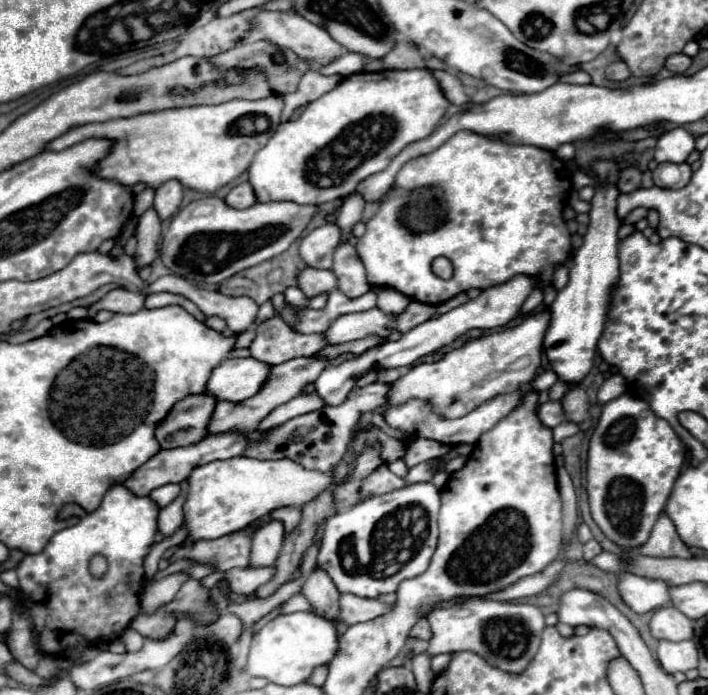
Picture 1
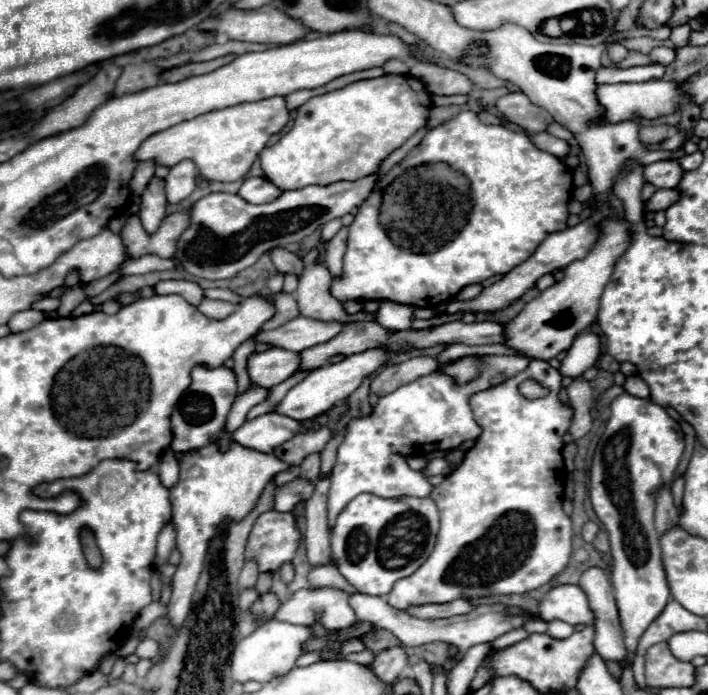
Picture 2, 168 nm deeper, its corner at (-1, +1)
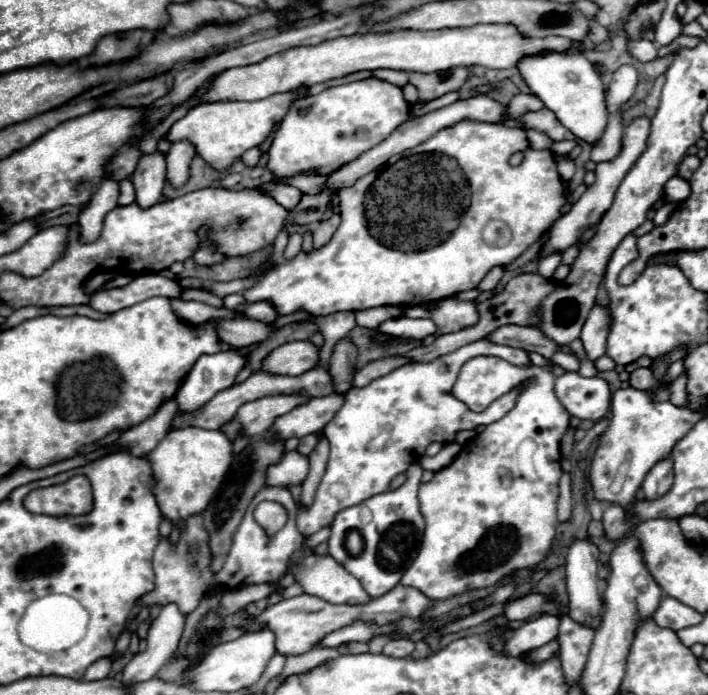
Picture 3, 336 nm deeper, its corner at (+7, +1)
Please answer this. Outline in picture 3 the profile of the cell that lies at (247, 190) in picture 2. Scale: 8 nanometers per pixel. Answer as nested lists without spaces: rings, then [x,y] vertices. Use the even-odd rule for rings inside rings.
[[[276,180],[264,182],[264,184],[256,186],[256,188],[260,188],[260,192],[268,192],[268,196],[272,196],[272,198],[274,198],[280,206],[284,206],[286,210],[294,208],[294,206],[298,204],[300,196],[302,196],[302,192],[300,192],[298,188],[292,188],[290,184],[276,182]]]

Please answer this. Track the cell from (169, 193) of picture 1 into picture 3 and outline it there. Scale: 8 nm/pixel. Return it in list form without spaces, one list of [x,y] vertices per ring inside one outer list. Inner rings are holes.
[[[174,142],[166,156],[166,180],[172,188],[182,188],[190,176],[190,162],[194,158],[194,146],[190,142]]]

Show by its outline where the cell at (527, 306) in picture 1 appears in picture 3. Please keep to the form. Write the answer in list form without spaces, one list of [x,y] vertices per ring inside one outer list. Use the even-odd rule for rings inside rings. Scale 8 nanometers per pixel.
[[[550,254],[546,258],[540,260],[538,264],[538,274],[544,276],[544,278],[552,278],[554,270],[560,266],[560,254]]]

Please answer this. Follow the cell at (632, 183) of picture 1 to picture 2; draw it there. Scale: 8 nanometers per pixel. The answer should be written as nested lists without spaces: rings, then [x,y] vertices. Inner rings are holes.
[[[676,160],[654,162],[644,168],[646,182],[654,184],[656,188],[676,188],[684,176],[682,166]]]

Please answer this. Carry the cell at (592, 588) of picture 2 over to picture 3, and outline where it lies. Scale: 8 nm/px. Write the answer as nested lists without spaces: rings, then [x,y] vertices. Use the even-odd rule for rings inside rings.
[[[576,540],[568,548],[566,556],[566,590],[568,590],[568,616],[576,620],[578,624],[584,624],[586,628],[596,630],[602,620],[602,594],[600,594],[600,578],[596,574],[598,568],[598,548],[590,540]]]

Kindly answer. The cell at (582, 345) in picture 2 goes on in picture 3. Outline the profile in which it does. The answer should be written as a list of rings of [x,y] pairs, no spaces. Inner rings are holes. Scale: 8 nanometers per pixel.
[[[594,306],[590,310],[590,316],[588,316],[588,320],[586,320],[584,328],[582,328],[582,334],[580,334],[586,356],[590,360],[598,360],[604,354],[608,328],[610,328],[610,312],[608,312],[608,308]]]

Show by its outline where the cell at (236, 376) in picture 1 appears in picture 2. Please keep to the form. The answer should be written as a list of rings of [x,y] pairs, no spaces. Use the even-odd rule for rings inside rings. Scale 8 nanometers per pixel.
[[[270,348],[260,354],[252,354],[248,358],[248,374],[252,384],[260,384],[264,388],[272,388],[284,382],[300,368],[300,352]]]

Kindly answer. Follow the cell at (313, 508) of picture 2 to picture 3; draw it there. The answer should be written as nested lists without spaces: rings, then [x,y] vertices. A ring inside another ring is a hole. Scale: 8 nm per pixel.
[[[322,438],[314,452],[310,454],[310,472],[302,484],[302,496],[300,496],[300,504],[312,504],[312,496],[316,494],[316,488],[320,486],[320,480],[324,476],[324,468],[328,464],[328,440]]]

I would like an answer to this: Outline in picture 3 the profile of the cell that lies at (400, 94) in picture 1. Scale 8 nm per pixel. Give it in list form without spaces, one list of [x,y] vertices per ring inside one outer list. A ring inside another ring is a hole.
[[[378,78],[350,82],[328,88],[318,96],[298,98],[274,132],[266,168],[274,178],[288,178],[308,172],[328,176],[336,168],[342,168],[366,150],[384,142],[408,118],[410,104],[404,100],[402,90]],[[300,108],[308,108],[308,114],[300,116]]]

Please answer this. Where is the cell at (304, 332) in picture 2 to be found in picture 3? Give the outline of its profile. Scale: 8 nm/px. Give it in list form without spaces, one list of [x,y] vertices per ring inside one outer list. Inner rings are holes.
[[[222,318],[218,322],[218,336],[232,348],[248,348],[266,342],[274,334],[274,324],[248,318]]]

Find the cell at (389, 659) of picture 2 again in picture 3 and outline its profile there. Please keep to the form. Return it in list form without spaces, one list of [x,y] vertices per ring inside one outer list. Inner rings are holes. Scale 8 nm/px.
[[[390,640],[384,646],[384,654],[392,656],[392,658],[406,658],[406,656],[410,656],[412,650],[414,650],[412,640]]]

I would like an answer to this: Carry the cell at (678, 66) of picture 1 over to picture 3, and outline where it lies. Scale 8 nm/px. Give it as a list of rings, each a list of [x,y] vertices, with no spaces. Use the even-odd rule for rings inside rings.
[[[642,38],[642,40],[634,40],[634,42],[628,42],[628,50],[630,50],[630,54],[632,54],[636,60],[640,60],[640,62],[650,62],[650,60],[654,60],[656,54],[658,54],[654,42],[644,40],[644,38]]]

